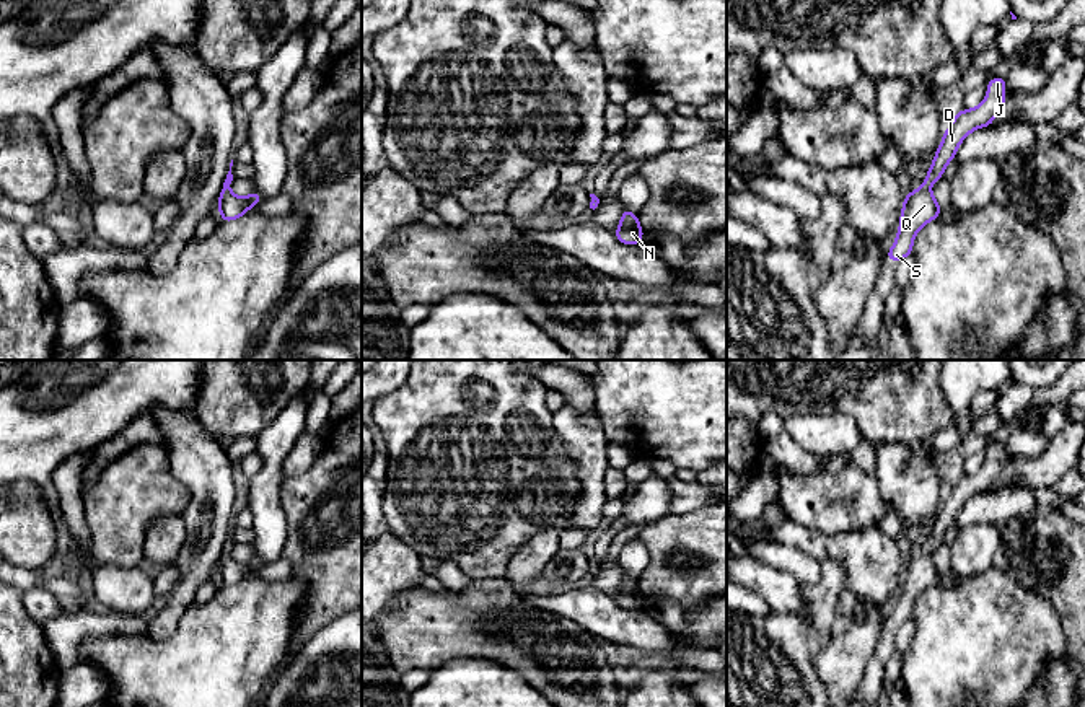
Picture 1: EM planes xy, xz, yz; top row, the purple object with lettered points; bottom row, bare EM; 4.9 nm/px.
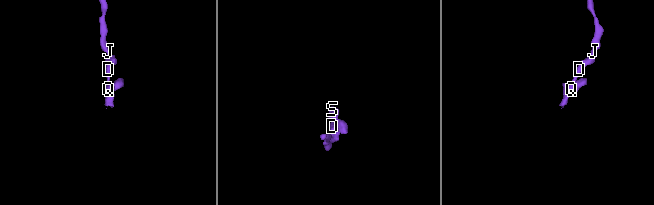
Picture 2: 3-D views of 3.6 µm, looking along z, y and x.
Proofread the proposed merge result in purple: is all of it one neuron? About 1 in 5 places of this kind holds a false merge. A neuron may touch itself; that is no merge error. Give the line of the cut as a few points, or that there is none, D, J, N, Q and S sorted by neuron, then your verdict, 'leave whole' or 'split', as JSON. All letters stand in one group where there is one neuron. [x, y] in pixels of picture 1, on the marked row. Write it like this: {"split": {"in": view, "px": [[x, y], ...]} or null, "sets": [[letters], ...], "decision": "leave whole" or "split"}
{"split": null, "sets": [["D", "J", "N", "Q", "S"]], "decision": "leave whole"}

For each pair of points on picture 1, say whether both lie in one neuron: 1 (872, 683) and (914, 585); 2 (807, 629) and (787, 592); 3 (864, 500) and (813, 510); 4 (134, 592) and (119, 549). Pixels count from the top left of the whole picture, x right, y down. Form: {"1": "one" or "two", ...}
{"1": "one", "2": "two", "3": "one", "4": "two"}

